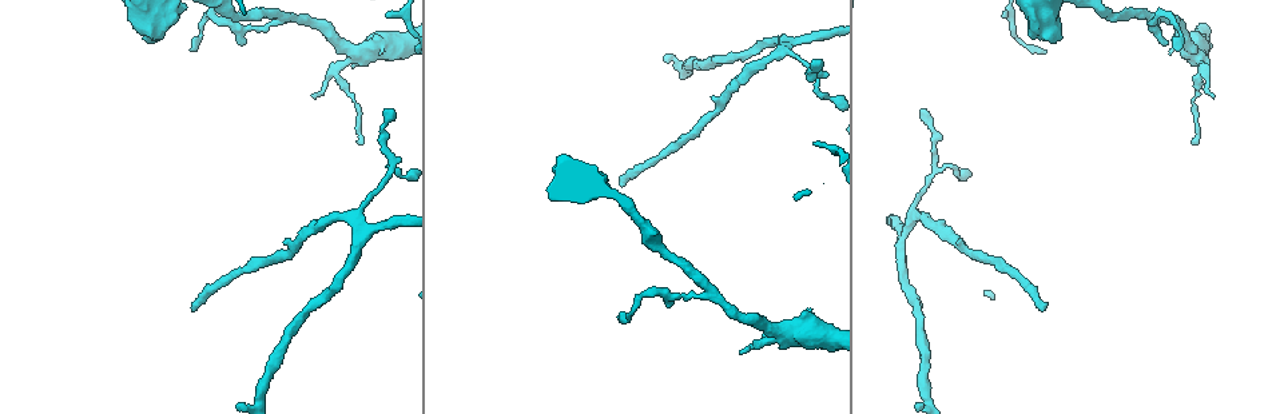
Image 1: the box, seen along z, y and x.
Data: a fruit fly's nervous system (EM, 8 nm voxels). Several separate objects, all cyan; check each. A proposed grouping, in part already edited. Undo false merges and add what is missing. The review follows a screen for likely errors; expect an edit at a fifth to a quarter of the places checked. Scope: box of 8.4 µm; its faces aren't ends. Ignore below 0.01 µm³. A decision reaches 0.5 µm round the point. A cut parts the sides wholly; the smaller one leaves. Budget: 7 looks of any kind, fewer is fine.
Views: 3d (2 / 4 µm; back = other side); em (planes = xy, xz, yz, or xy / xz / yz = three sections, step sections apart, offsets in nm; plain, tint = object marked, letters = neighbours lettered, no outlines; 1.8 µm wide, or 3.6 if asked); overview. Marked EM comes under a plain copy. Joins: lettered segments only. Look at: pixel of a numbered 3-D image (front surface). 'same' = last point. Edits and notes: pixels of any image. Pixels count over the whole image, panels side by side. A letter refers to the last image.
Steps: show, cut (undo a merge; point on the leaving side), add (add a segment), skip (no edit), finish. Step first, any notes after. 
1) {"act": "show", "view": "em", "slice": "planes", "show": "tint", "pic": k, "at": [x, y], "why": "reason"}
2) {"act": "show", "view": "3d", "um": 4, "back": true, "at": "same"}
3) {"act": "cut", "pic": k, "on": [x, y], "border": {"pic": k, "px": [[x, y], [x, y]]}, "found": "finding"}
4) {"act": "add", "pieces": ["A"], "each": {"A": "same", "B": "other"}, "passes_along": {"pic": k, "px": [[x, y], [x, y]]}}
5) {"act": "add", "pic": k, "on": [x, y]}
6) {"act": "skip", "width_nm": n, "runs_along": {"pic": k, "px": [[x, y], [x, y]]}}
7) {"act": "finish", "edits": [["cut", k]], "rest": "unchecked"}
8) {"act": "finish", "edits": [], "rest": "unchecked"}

{"act": "show", "view": "em", "slice": "planes", "show": "tint", "pic": 1, "at": [1180, 50], "why": "branch stops here"}

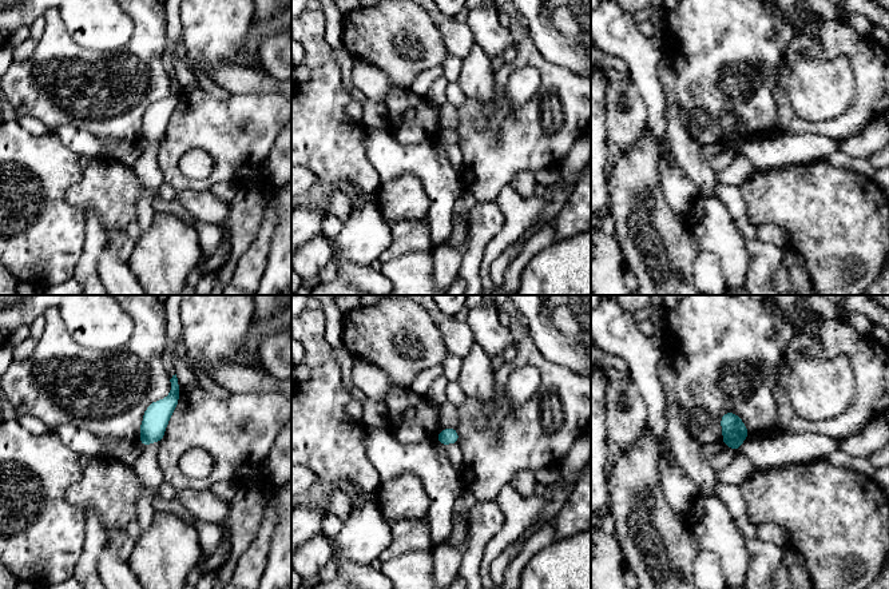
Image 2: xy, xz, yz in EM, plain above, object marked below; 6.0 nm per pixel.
{"act": "show", "view": "em", "slice": "planes", "show": "letters", "at": "same"}

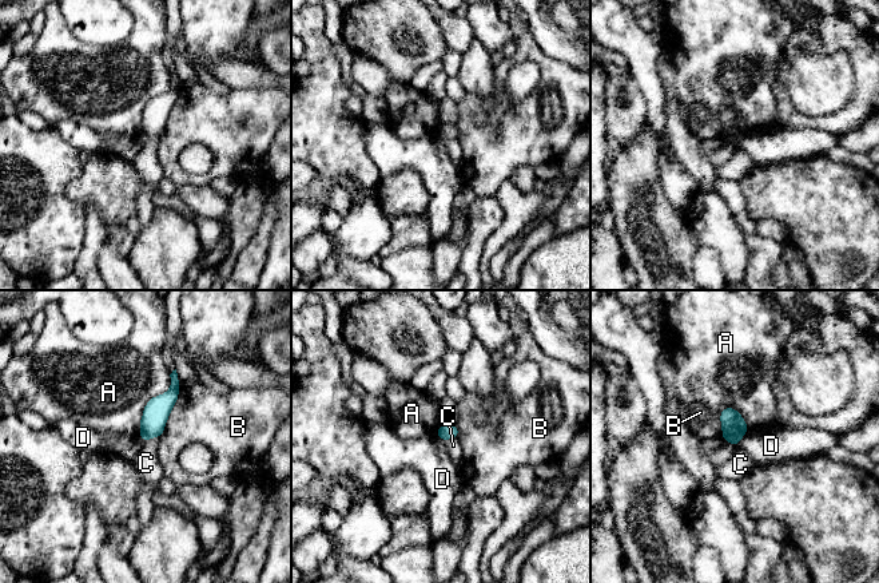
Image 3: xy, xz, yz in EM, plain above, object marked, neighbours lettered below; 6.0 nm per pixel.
{"act": "skip", "width_nm": 100, "each": {"A": "other", "B": "other", "C": "other", "D": "other"}, "runs_along": {"pic": 3, "px": [[174, 376], [174, 391], [144, 436]]}, "found": "no lettered segment goes on from it"}

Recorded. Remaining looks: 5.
{"act": "show", "view": "3d", "um": 4, "pic": 1, "at": [779, 51]}

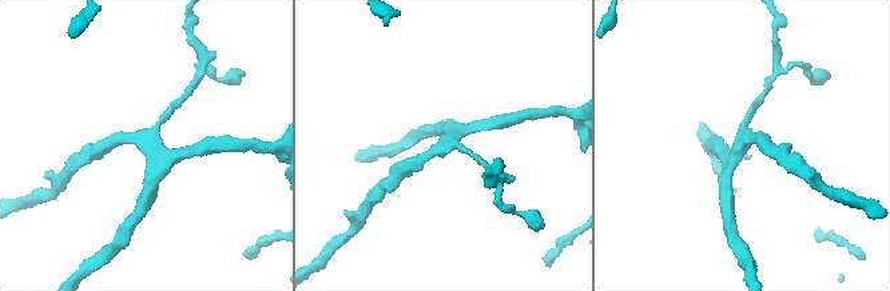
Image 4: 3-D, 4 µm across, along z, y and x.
{"act": "show", "view": "em", "slice": "planes", "show": "tint", "pic": 4, "at": [742, 136], "arms": 4}

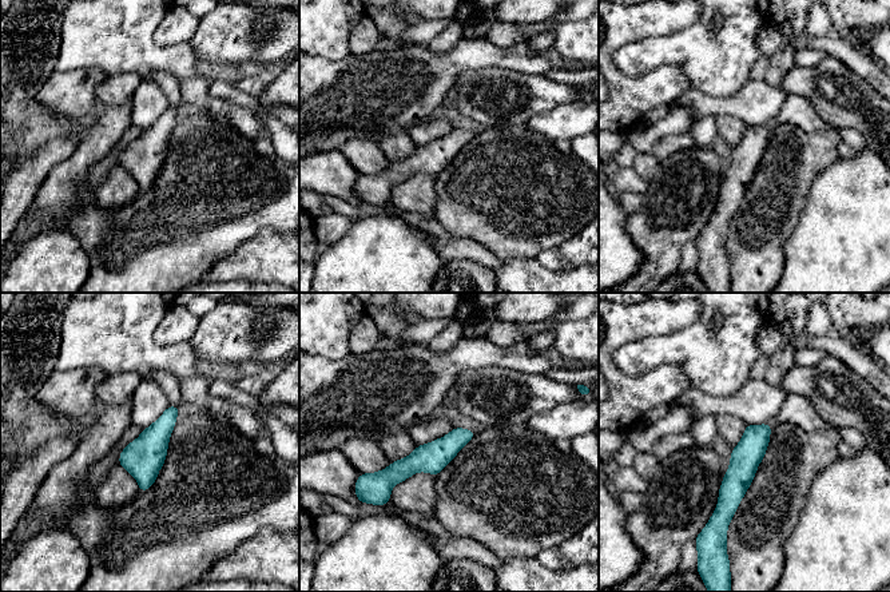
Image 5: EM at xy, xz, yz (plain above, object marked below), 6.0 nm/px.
{"act": "show", "view": "em", "slice": "planes", "show": "letters", "at": "same"}

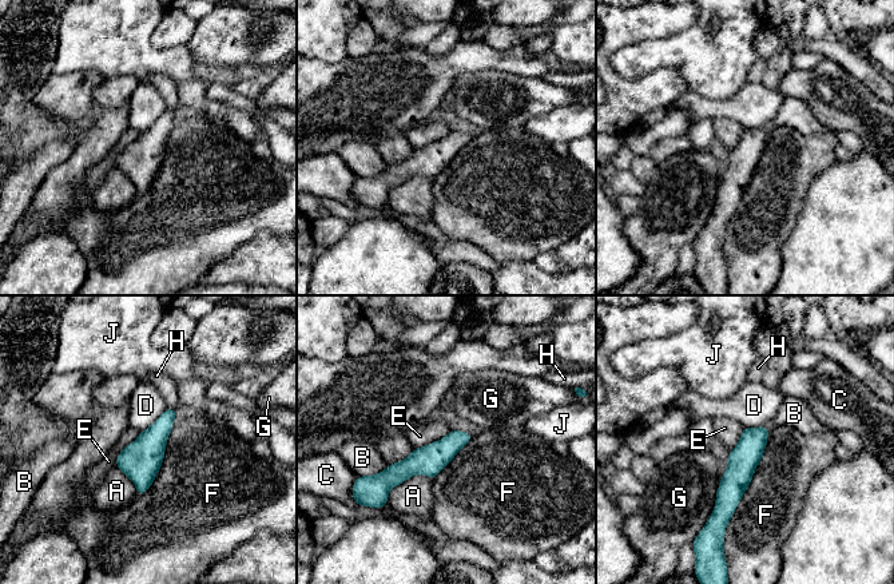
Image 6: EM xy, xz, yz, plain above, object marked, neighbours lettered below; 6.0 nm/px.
{"act": "skip", "width_nm": 180, "each": {"A": "other", "B": "other", "C": "other", "D": "other", "E": "other", "F": "other", "G": "other", "H": "other", "J": "other"}, "border": {"pic": 6, "px": [[143, 430], [119, 453], [115, 467]]}, "found": "one cell here"}

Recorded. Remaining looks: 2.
{"act": "show", "view": "em", "slice": "planes", "show": "letters", "pic": 1, "at": [619, 184], "why": "thin end"}

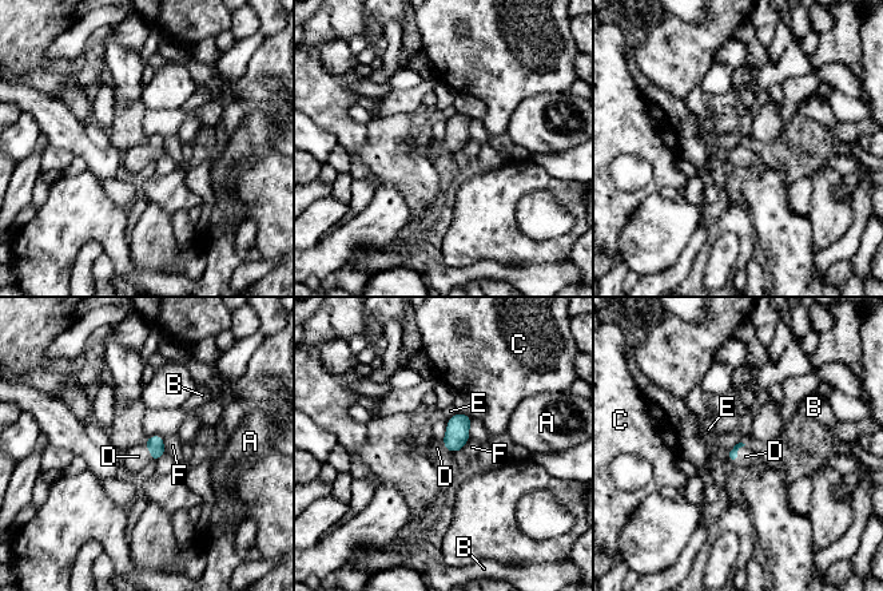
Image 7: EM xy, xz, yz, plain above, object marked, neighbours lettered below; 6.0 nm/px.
{"act": "add", "pieces": ["D"], "each": {"A": "other", "B": "other", "C": "other", "D": "same", "E": "other", "F": "other"}, "passes_along": {"pic": 7, "px": [[732, 455], [736, 453], [746, 456]]}, "found": "the cell continues"}

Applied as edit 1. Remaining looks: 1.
{"act": "finish", "edits": [["add", 7]], "rest": "unchecked"}

